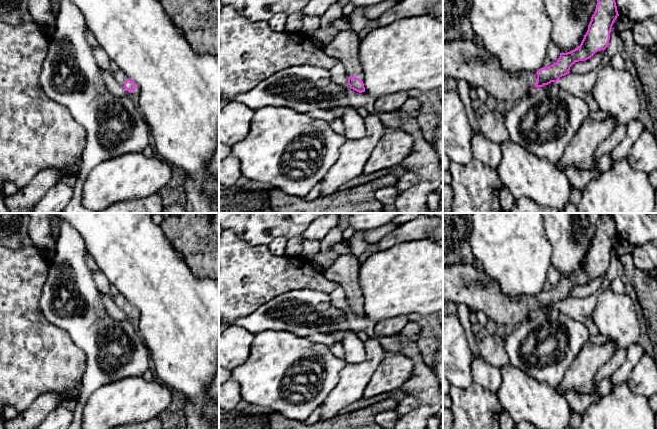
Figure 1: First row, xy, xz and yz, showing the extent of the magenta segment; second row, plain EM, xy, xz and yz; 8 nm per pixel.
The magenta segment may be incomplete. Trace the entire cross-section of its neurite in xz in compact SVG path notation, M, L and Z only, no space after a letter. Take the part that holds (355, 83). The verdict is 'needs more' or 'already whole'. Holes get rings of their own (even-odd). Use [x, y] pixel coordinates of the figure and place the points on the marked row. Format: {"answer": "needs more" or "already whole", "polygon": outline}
{"answer": "needs more", "polygon": "M352 28L342 30L323 48L323 51L344 65L348 85L351 89L362 93L365 92L365 87L358 58L360 41L359 35Z"}

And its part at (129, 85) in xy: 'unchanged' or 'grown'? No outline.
grown

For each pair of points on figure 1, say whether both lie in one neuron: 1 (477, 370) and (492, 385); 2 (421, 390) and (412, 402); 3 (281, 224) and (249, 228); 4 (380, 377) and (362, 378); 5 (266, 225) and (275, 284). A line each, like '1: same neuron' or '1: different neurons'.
1: same neuron
2: different neurons
3: same neuron
4: different neurons
5: different neurons

